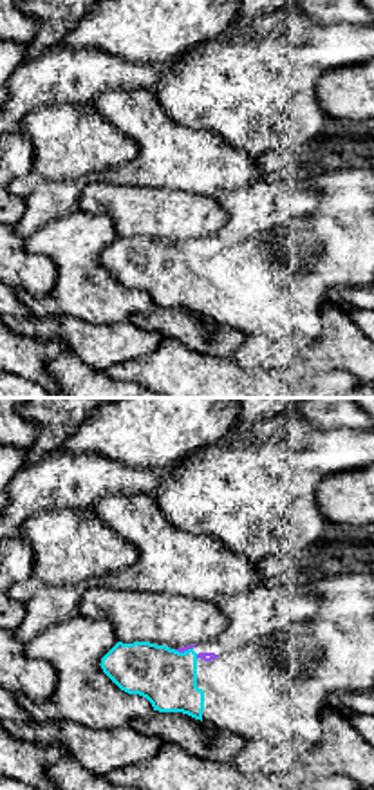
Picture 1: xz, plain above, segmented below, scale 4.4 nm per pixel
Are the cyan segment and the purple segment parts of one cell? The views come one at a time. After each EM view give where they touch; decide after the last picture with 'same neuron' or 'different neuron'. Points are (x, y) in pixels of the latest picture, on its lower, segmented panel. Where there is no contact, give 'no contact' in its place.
meets cyan at (185, 651)

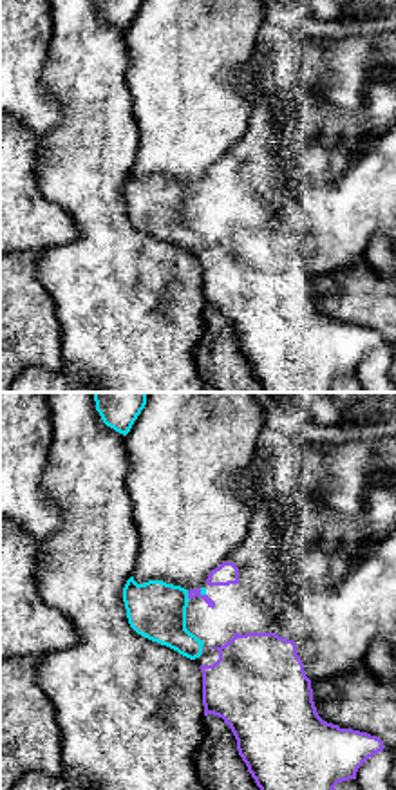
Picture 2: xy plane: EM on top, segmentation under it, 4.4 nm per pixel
meets cyan at (187, 595)

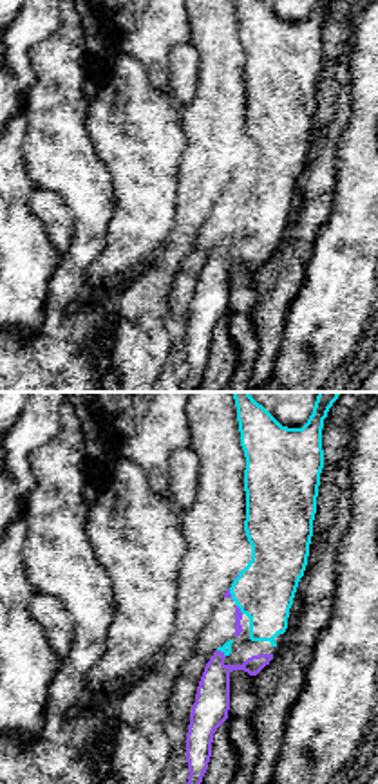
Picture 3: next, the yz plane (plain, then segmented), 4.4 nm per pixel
meets cyan at (221, 651)

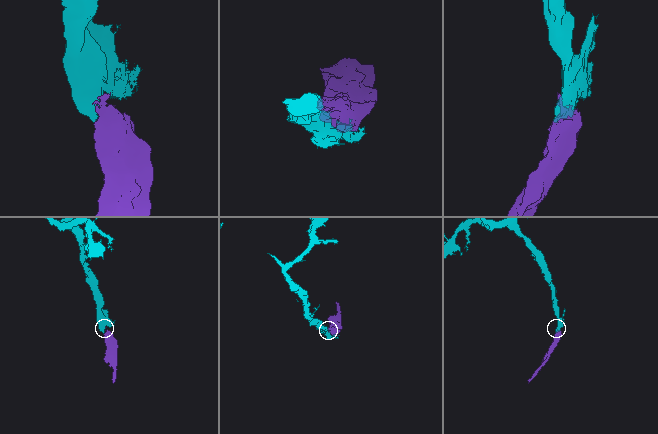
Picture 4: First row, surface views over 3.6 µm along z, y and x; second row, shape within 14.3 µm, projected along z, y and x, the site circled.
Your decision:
same neuron

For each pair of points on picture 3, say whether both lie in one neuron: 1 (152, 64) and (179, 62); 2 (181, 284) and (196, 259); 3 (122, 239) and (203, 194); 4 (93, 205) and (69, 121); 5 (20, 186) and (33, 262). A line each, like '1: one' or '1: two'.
1: two
2: one
3: two
4: one
5: one

